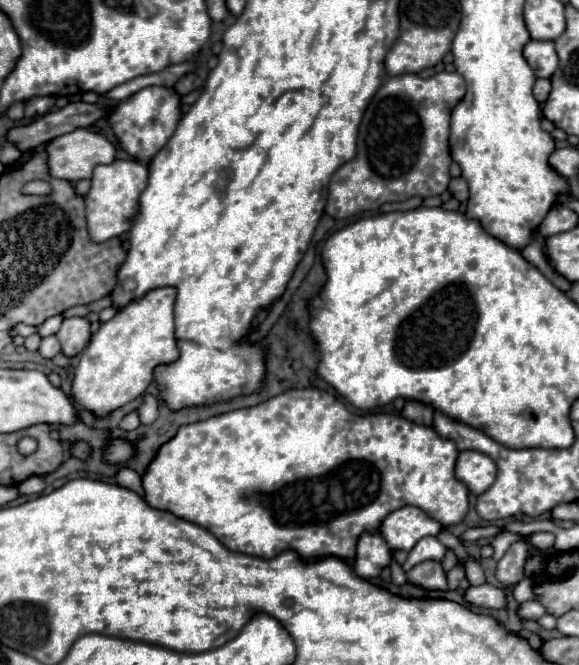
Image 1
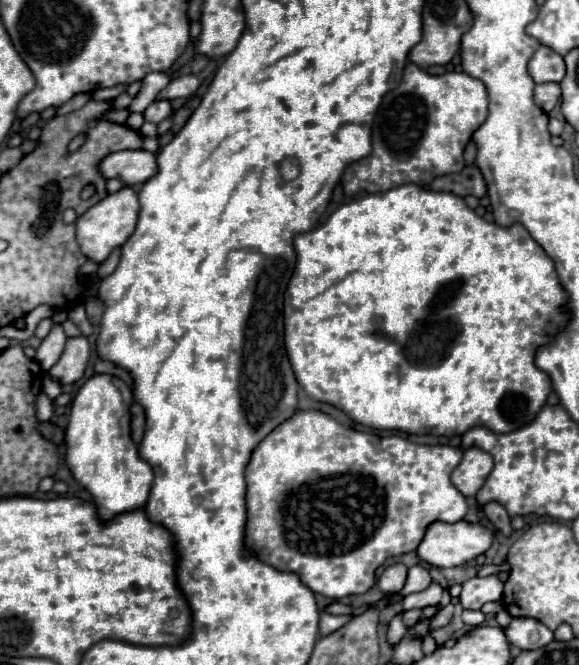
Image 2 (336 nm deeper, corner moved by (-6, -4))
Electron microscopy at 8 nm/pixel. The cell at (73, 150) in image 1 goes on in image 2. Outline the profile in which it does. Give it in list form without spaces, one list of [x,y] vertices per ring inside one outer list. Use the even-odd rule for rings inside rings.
[[[120,150],[100,160],[98,172],[104,178],[118,178],[126,186],[142,184],[156,174],[156,156],[146,150]]]

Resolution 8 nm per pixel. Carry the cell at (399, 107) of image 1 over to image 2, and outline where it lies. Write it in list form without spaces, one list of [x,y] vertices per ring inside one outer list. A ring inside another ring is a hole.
[[[406,64],[402,82],[398,88],[388,92],[376,112],[372,124],[372,154],[350,164],[342,176],[342,188],[348,198],[362,194],[376,194],[390,190],[400,184],[418,184],[426,188],[434,178],[444,174],[454,174],[464,168],[462,152],[472,138],[472,132],[488,116],[488,94],[486,86],[464,72],[446,72],[442,76],[430,76],[416,64]]]

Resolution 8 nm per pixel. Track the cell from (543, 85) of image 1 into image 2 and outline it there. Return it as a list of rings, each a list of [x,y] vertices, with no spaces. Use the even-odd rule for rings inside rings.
[[[556,82],[538,84],[534,90],[534,100],[544,112],[550,112],[560,101],[560,86]]]

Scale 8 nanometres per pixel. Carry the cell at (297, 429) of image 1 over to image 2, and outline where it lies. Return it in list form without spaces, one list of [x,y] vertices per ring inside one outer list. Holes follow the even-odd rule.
[[[298,410],[292,418],[282,422],[278,428],[274,428],[254,450],[250,456],[250,462],[246,466],[246,548],[252,550],[262,562],[270,564],[272,568],[280,572],[294,572],[300,576],[302,584],[306,584],[312,592],[318,592],[322,596],[328,596],[332,600],[340,600],[350,594],[362,594],[374,584],[374,572],[378,566],[382,566],[388,558],[400,556],[406,552],[412,552],[418,548],[422,540],[422,532],[426,524],[432,520],[442,522],[458,522],[466,516],[466,498],[452,486],[450,474],[462,460],[462,450],[452,446],[424,446],[414,444],[408,437],[401,434],[378,435],[370,432],[362,432],[348,426],[342,426],[332,416],[320,412],[320,410]]]

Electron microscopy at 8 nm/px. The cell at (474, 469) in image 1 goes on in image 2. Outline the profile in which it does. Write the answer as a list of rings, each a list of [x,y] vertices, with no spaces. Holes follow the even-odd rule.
[[[468,448],[464,452],[462,462],[452,472],[452,484],[464,496],[476,496],[476,492],[482,488],[488,474],[492,472],[492,468],[494,462],[488,452],[482,452],[480,448]]]

